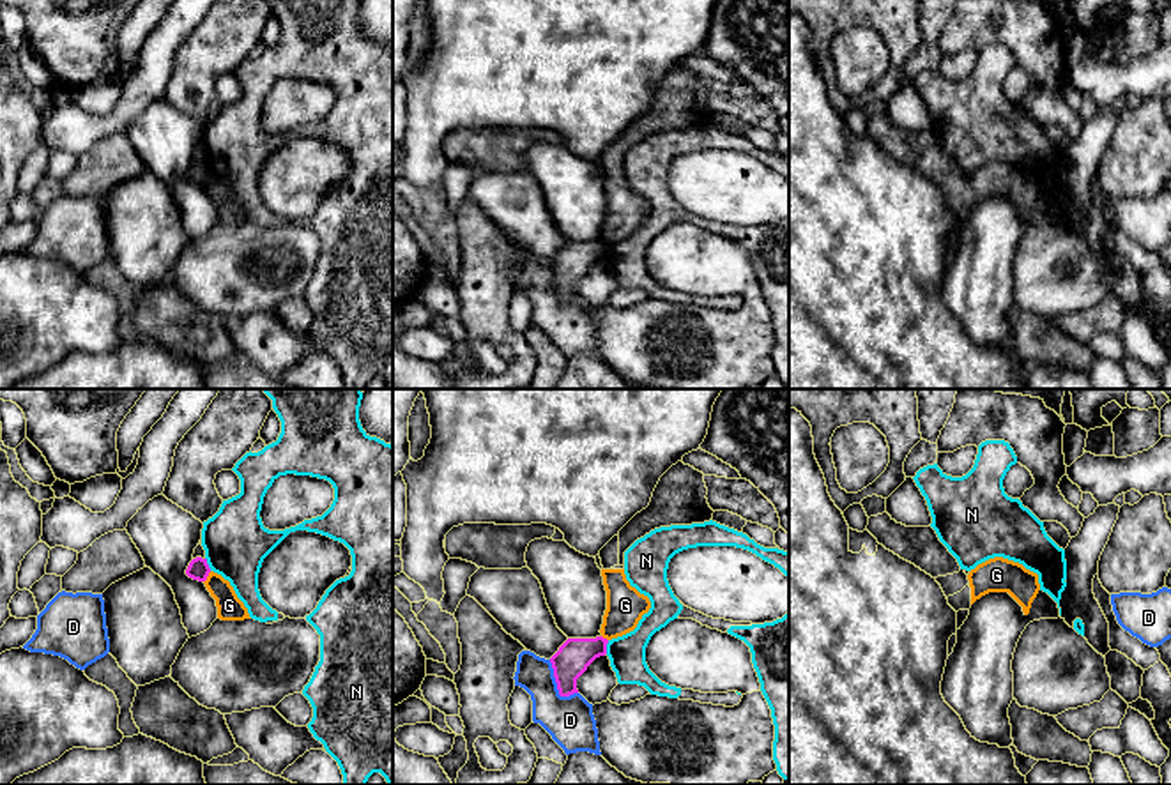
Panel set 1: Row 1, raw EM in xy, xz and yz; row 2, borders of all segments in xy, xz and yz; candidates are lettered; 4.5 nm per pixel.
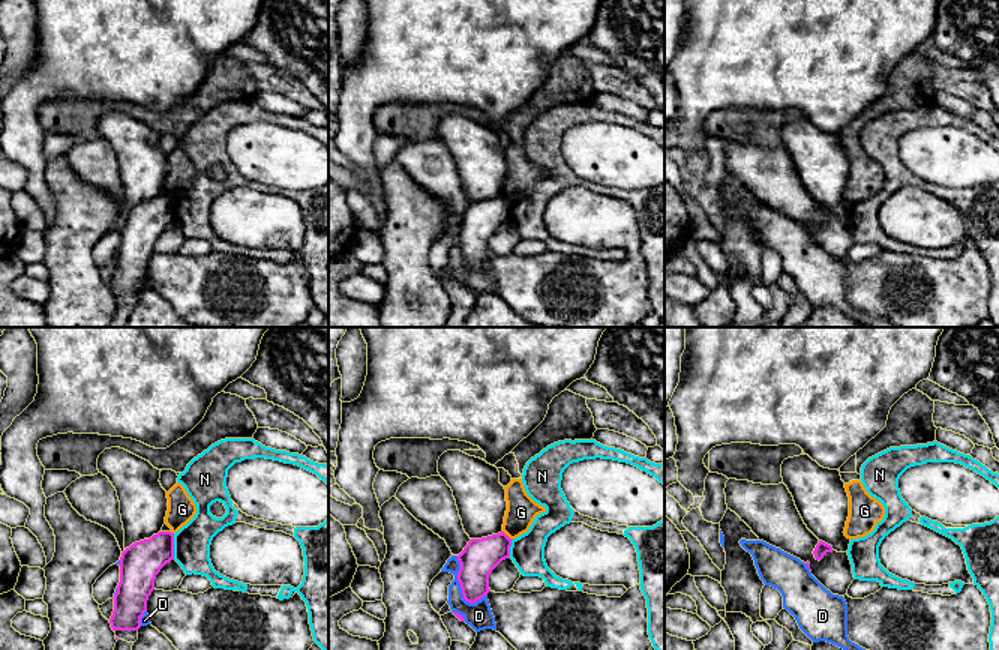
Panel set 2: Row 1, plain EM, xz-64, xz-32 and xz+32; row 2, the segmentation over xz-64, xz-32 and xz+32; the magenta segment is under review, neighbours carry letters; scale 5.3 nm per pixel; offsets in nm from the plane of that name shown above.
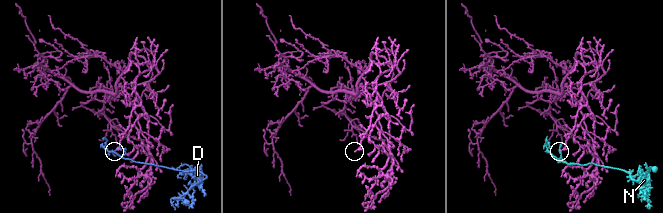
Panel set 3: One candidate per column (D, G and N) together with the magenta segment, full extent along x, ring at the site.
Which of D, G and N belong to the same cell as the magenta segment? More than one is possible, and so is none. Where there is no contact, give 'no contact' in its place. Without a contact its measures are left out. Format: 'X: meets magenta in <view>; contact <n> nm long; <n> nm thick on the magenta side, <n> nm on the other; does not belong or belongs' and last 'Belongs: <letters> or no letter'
D: meets magenta in xz; contact 200 nm long; 160 nm thick on the magenta side, 220 nm on the other; does not belong
G: meets magenta in xy; contact 70 nm long; 100 nm thick on the magenta side, 110 nm on the other; does not belong
N: meets magenta in xz; contact 70 nm long; 160 nm thick on the magenta side, 170 nm on the other; does not belong
Belongs: no letter

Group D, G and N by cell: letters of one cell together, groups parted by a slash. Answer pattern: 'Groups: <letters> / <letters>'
Groups: D / G / N

